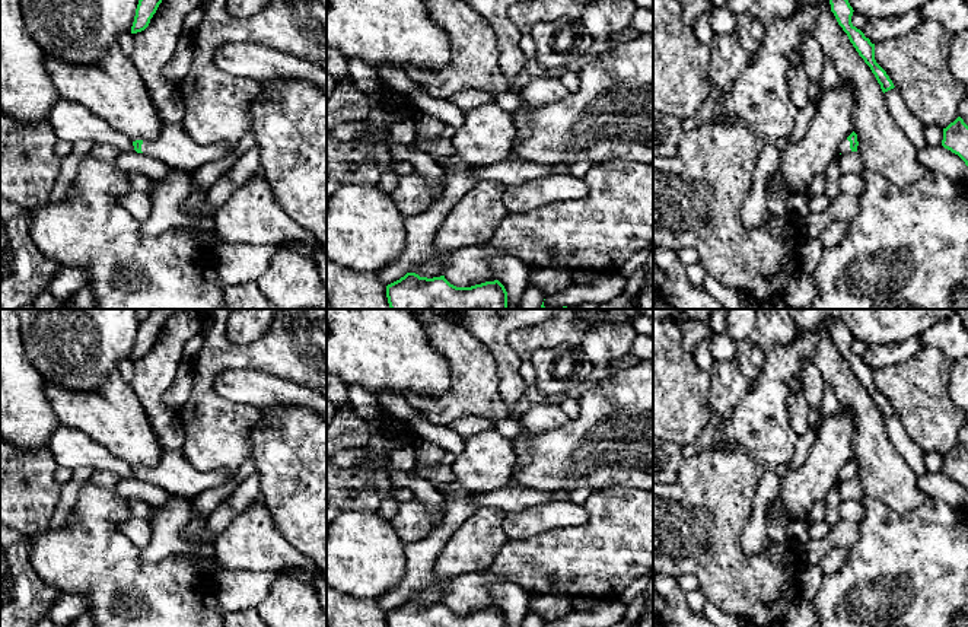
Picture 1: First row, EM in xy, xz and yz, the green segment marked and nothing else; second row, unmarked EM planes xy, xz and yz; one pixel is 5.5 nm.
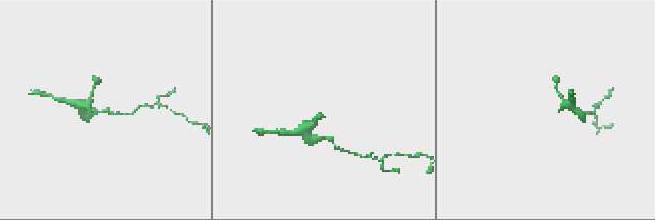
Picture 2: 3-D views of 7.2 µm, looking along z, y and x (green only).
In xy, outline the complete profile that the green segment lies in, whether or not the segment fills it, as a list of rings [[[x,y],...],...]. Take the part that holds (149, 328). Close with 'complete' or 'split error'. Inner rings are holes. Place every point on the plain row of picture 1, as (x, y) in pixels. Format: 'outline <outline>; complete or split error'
outline [[[152,309],[152,314],[138,327],[131,360],[144,357],[166,319],[181,311],[187,309]]]; complete

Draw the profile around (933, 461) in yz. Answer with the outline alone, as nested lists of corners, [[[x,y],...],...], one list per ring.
[[[927,452],[923,455],[924,467],[927,472],[940,472],[943,467],[943,455],[937,452]]]

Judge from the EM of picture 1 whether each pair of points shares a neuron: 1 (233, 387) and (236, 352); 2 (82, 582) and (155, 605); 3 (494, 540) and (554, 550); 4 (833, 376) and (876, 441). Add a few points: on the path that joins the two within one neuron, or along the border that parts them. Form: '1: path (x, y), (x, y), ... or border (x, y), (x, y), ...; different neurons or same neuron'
1: border (268, 374), (260, 369), (223, 369), (212, 387); different neurons
2: path (99, 582), (114, 582), (131, 594), (137, 594); same neuron
3: border (509, 540), (487, 567); different neurons
4: path (849, 392), (865, 409), (869, 425); same neuron

